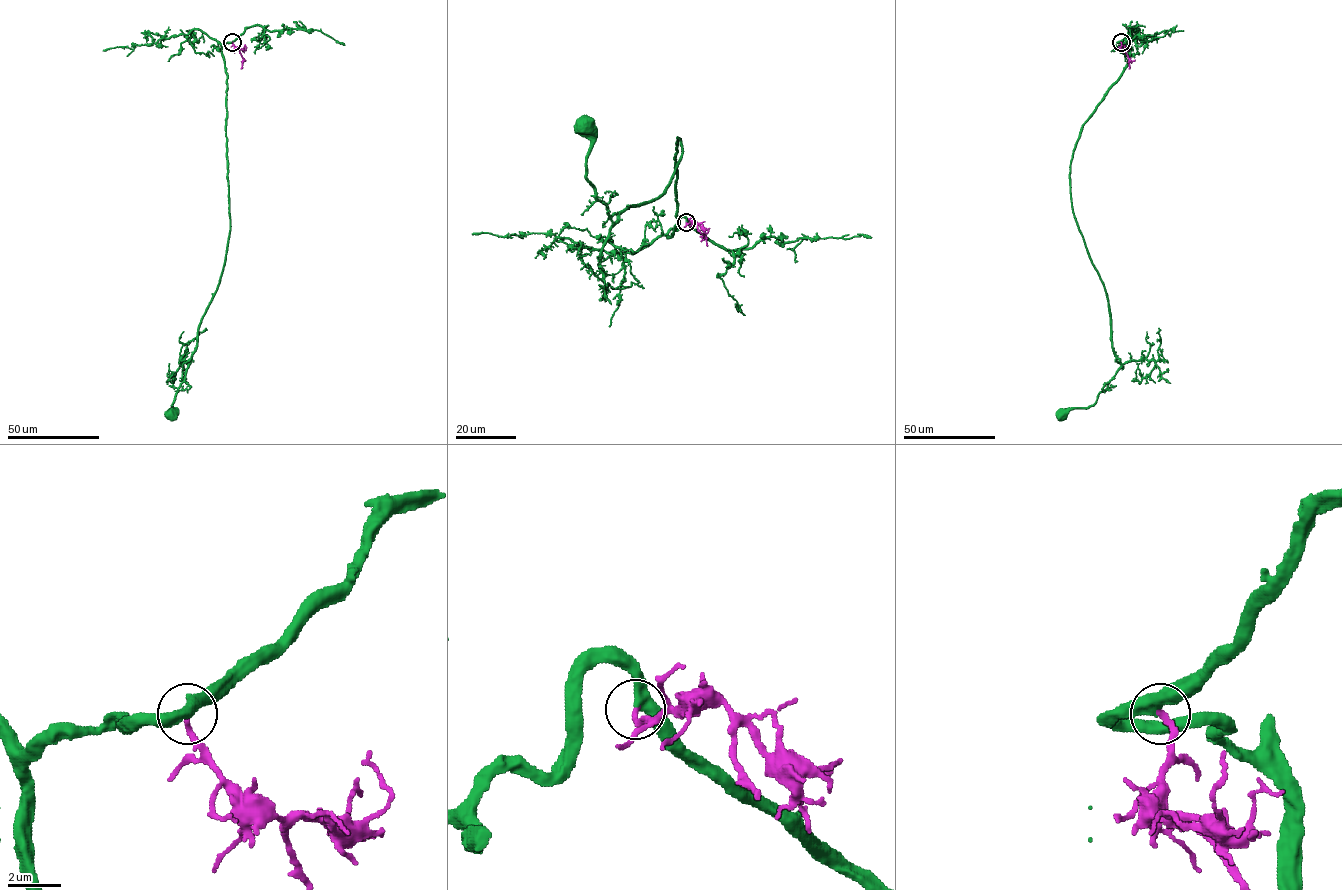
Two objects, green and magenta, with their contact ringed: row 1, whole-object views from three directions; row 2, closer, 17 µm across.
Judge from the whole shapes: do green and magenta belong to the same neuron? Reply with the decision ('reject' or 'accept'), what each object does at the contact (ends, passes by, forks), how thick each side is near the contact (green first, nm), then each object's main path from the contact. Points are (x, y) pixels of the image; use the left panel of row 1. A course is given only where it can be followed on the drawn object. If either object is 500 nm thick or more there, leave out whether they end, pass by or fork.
accept; green passes by; magenta ends; calibres 420 and 240 nm; course green (232, 41), (221, 47), (227, 75), (230, 219), (226, 259), (170, 414); course magenta (232, 42), (243, 58), (240, 68)

